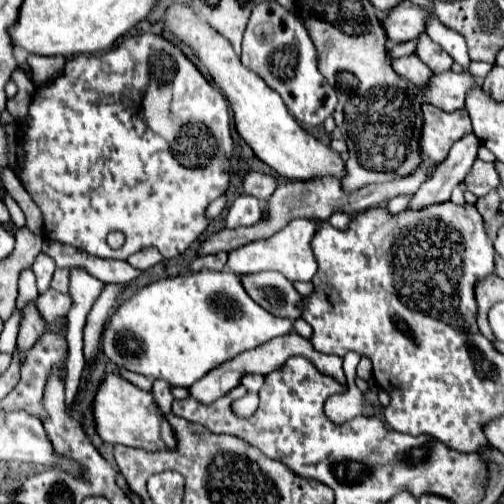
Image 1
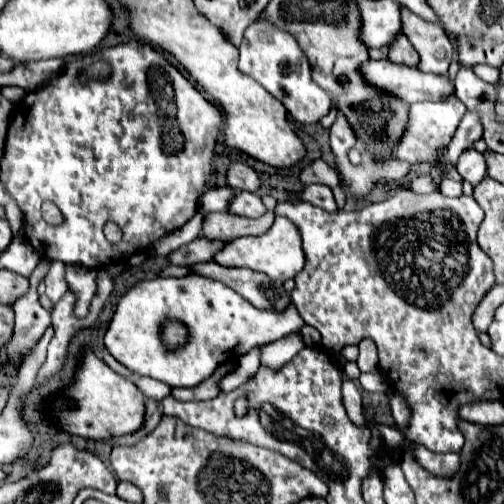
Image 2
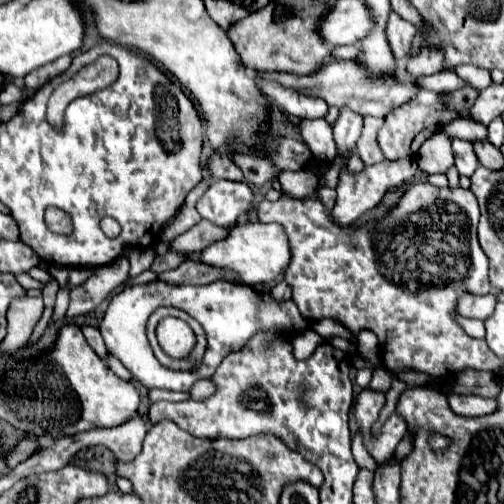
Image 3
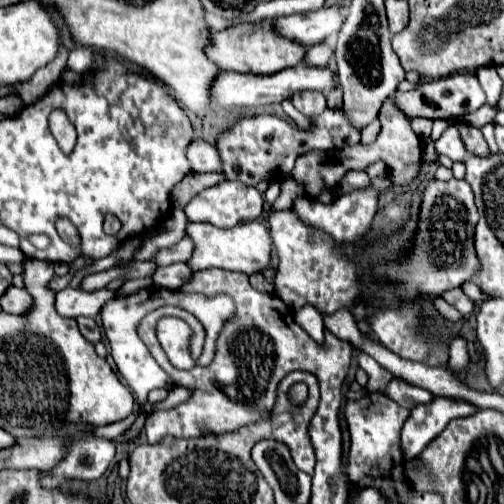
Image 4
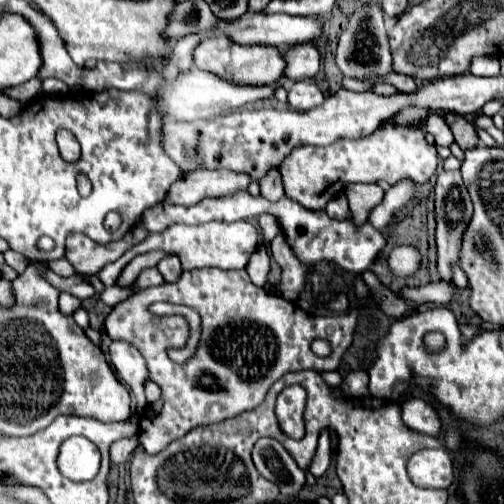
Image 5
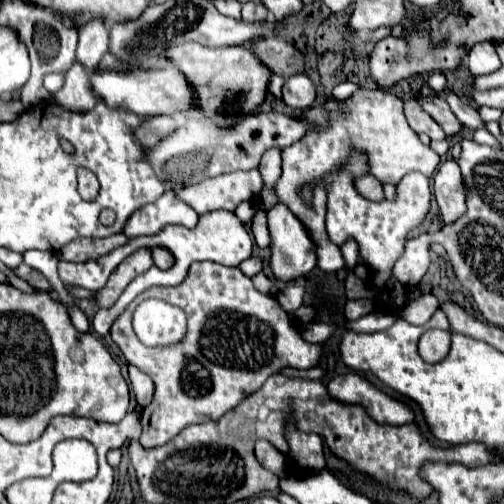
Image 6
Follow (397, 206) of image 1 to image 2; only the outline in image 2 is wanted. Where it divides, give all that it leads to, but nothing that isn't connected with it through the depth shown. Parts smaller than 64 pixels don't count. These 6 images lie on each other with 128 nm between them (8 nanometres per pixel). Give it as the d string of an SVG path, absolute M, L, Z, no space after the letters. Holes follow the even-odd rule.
M420 176L416 180L412 180L408 184L408 188L416 194L428 194L428 192L436 192L436 188L432 188L432 184L428 184L428 176Z

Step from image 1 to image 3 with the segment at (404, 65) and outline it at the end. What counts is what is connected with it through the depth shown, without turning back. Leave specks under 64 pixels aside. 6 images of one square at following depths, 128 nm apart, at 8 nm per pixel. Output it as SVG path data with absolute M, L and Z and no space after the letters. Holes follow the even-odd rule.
M392 12L388 18L388 24L386 24L386 36L388 36L388 44L392 48L394 58L396 60L408 58L412 40L416 36L416 28L412 24L408 24L406 20L400 20L400 16L396 16L396 12Z

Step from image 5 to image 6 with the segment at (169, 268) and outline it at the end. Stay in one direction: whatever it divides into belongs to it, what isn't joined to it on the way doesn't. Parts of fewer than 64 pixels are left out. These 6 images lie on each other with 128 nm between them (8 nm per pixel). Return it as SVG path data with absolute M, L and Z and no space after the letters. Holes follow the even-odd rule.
M154 248L152 250L152 258L154 258L154 264L160 268L160 270L168 270L174 266L174 256L164 250L164 248Z

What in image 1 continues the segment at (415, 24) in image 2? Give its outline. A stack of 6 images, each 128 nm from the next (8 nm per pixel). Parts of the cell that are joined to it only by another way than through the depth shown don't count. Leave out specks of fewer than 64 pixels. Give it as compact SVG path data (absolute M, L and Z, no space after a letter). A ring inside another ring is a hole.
M424 34L424 36L418 38L416 54L418 54L418 58L420 58L434 74L448 72L450 66L454 64L452 56L450 56L448 52L444 52L436 42L432 42L432 40L428 38L428 34Z

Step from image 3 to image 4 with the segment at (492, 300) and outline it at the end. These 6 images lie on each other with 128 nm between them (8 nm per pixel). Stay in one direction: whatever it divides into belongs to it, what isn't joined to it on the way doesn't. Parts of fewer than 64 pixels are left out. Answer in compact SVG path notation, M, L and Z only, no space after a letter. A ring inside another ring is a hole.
M456 288L456 290L446 292L442 298L444 298L448 304L452 304L458 312L462 312L464 316L472 314L472 312L474 312L474 308L476 308L476 302L474 302L474 300L470 300L470 298L462 292L462 288Z

